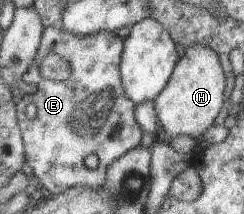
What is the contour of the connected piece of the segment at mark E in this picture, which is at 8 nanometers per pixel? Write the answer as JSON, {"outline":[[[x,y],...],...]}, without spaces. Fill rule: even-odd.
{"outline":[[[64,26],[47,27],[43,43],[32,63],[31,69],[23,76],[30,86],[36,86],[36,92],[28,93],[19,103],[19,119],[23,130],[29,164],[34,170],[36,182],[41,182],[53,196],[60,196],[67,190],[77,186],[101,189],[107,182],[107,170],[129,150],[140,145],[143,127],[135,117],[135,102],[130,98],[123,86],[120,70],[123,56],[123,38],[116,33],[100,31],[94,34],[77,35],[66,30]],[[52,53],[64,55],[73,64],[73,75],[65,81],[47,79],[42,74],[42,63]],[[96,154],[99,164],[90,169],[84,158]]]}

